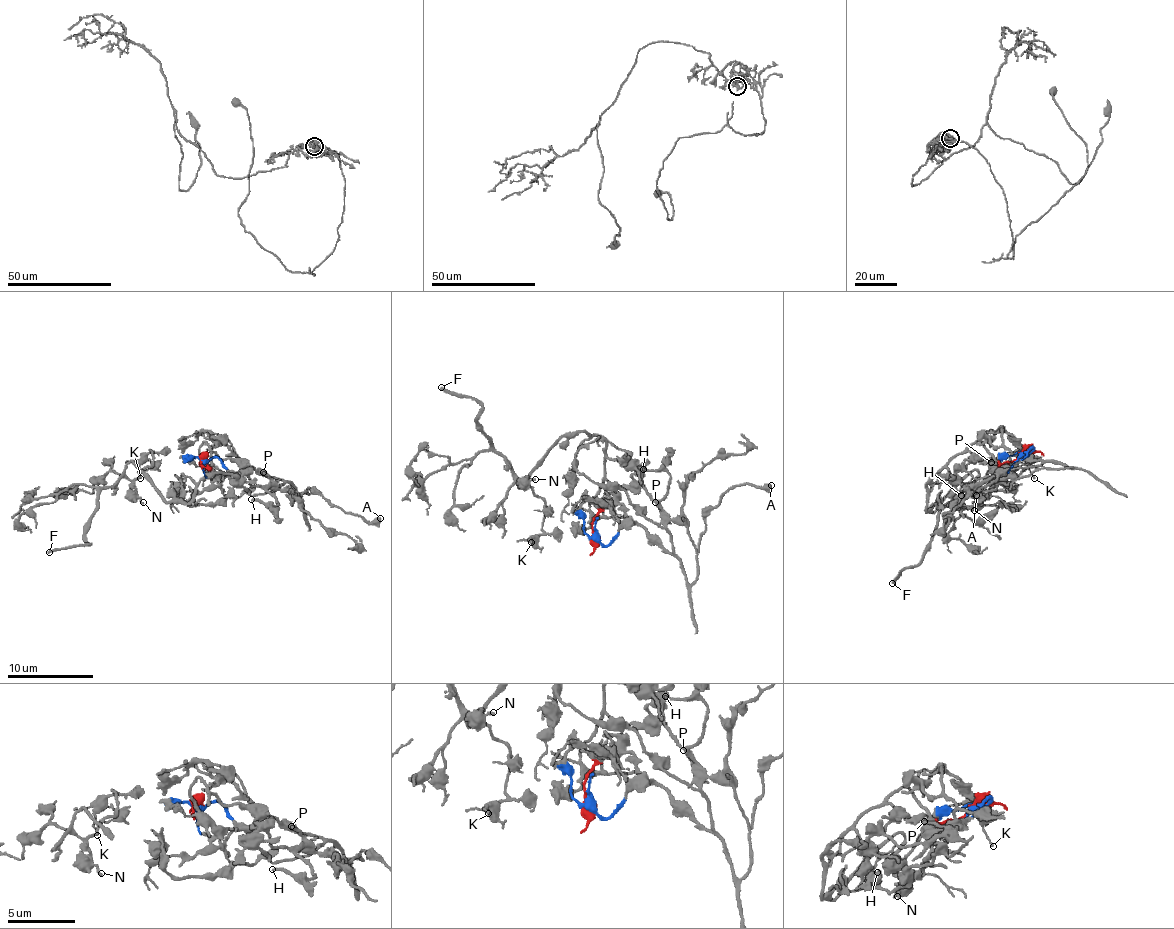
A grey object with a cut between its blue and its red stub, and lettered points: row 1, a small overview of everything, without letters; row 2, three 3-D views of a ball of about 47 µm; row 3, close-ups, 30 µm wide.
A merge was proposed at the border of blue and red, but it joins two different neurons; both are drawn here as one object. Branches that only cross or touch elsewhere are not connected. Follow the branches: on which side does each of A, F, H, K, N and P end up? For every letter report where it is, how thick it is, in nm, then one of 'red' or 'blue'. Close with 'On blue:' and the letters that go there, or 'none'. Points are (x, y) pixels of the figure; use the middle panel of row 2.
A: at (771, 485); 550 nm thick; blue
F: at (441, 387); 240 nm thick; red
H: at (643, 469); 160 nm thick; blue
K: at (531, 542); 140 nm thick; red
N: at (535, 479); 160 nm thick; red
P: at (655, 502); 160 nm thick; blue
On blue: A, H, P

